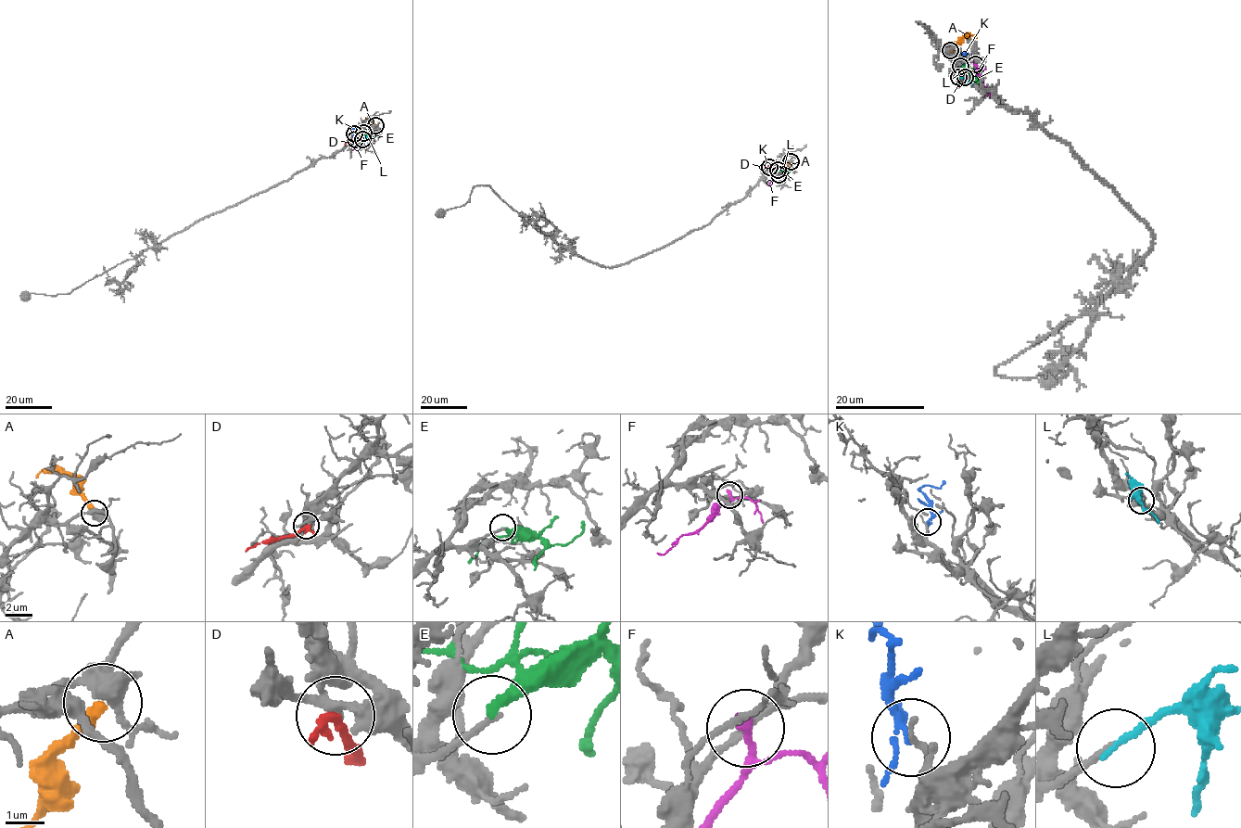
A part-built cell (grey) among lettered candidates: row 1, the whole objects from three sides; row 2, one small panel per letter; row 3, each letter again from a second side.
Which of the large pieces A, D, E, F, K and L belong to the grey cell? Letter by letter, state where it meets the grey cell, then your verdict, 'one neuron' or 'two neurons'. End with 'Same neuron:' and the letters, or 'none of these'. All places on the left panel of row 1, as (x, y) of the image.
A: (375, 125) | two neurons
D: (355, 139) | two neurons
E: (362, 139) | two neurons
F: (363, 133) | two neurons
K: (354, 133) | two neurons
L: (362, 139) | one neuron
Same neuron: L

